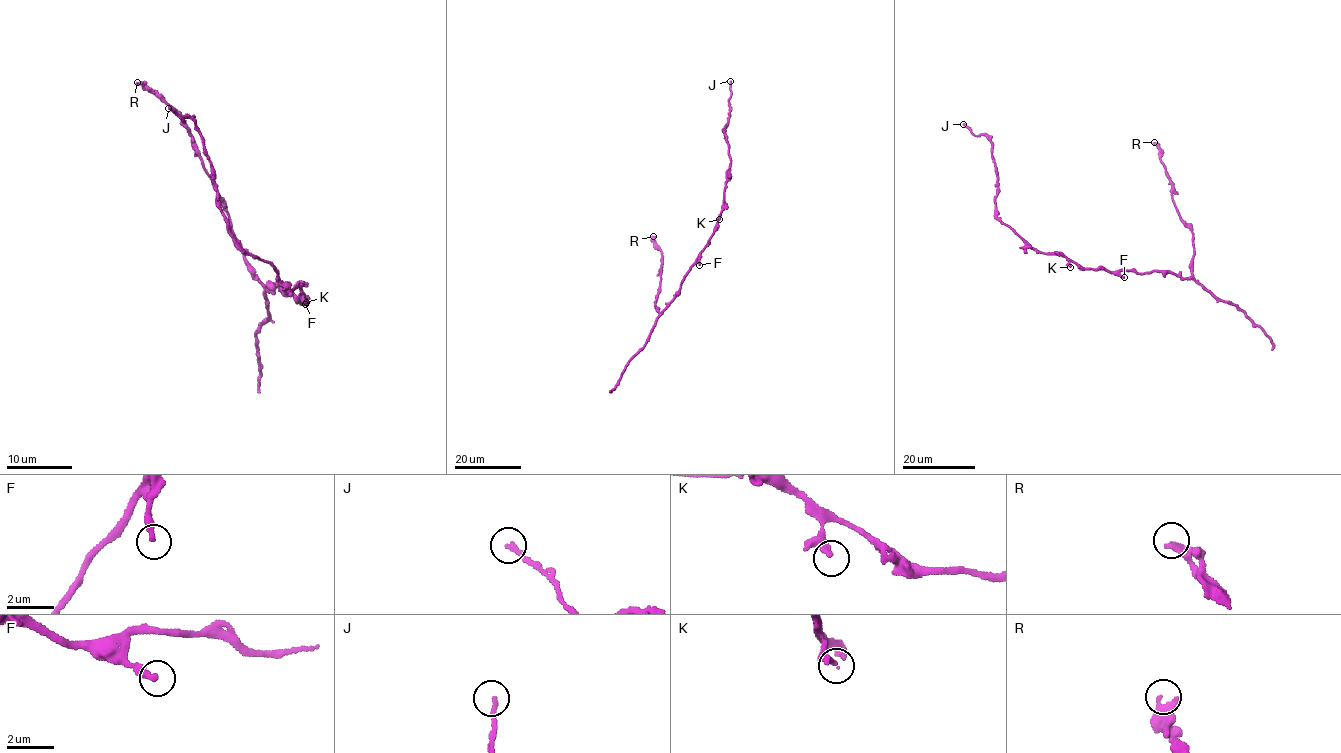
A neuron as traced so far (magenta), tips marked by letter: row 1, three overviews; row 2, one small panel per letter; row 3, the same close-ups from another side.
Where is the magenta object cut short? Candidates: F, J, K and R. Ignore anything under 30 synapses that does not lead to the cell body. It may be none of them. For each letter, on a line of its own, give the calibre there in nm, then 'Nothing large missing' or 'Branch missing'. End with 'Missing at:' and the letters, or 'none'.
F: Thickness 280 nm. Nothing large missing
J: Thickness 180 nm. Nothing large missing
K: Thickness 200 nm. Nothing large missing
R: Thickness 190 nm. Nothing large missing
Missing at: none

